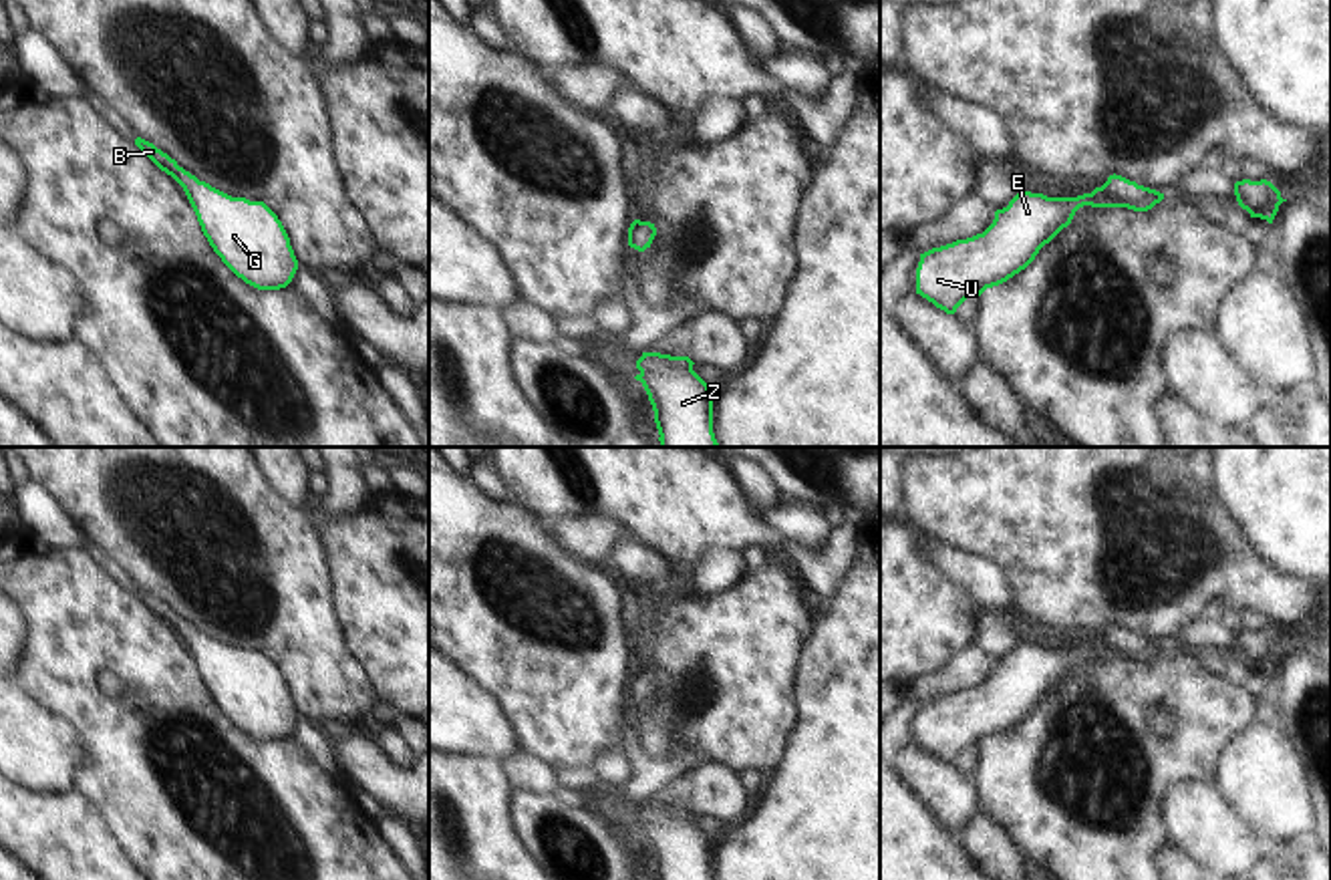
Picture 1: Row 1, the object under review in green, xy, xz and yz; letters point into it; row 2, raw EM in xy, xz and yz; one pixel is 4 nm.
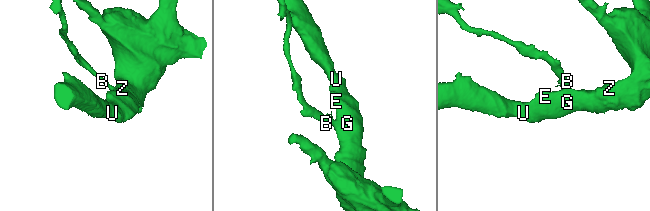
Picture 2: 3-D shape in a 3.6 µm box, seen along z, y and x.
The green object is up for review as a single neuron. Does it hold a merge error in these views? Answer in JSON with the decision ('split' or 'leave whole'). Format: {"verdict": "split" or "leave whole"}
{"verdict": "leave whole"}

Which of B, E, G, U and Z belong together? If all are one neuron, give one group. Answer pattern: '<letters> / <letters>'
B E G U Z

